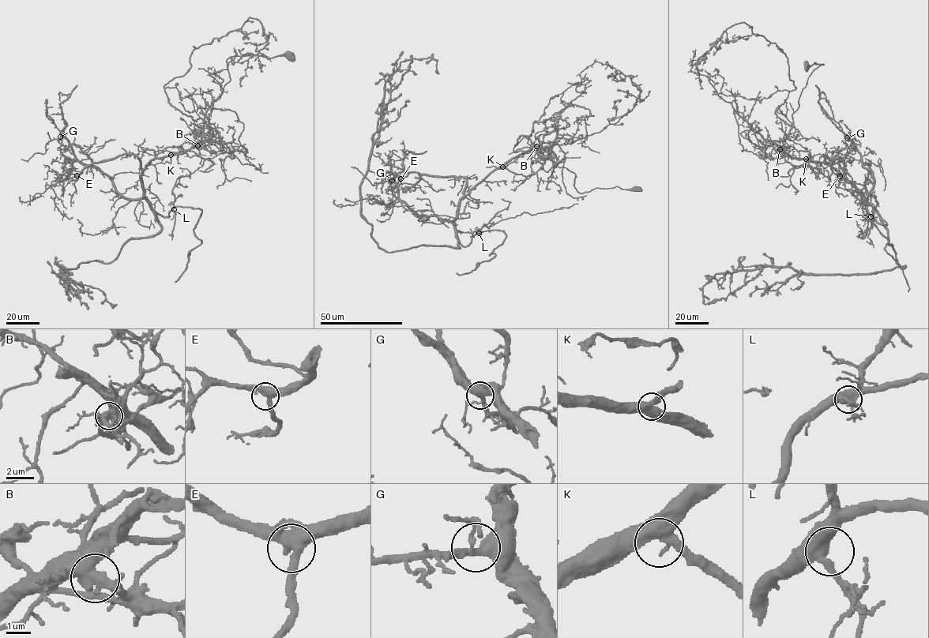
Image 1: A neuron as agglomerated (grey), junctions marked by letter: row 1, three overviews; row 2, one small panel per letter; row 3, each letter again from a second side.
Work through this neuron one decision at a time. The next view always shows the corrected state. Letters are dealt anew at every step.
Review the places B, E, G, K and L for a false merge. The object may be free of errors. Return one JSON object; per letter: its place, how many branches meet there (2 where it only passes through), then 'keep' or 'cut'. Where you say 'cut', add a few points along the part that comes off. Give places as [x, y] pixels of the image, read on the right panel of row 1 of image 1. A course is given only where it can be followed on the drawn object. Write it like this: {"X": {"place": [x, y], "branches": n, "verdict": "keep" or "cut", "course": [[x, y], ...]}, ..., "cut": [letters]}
{"B": {"place": [780, 149], "branches": 3, "verdict": "cut", "course": [[780, 149], [776, 141], [784, 139], [792, 125], [775, 113], [795, 88], [786, 55], [761, 35], [727, 41]]}, "E": {"place": [840, 176], "branches": 3, "verdict": "keep"}, "G": {"place": [847, 137], "branches": 3, "verdict": "keep"}, "K": {"place": [806, 159], "branches": 3, "verdict": "keep"}, "L": {"place": [870, 216], "branches": 3, "verdict": "keep"}, "cut": ["B"]}

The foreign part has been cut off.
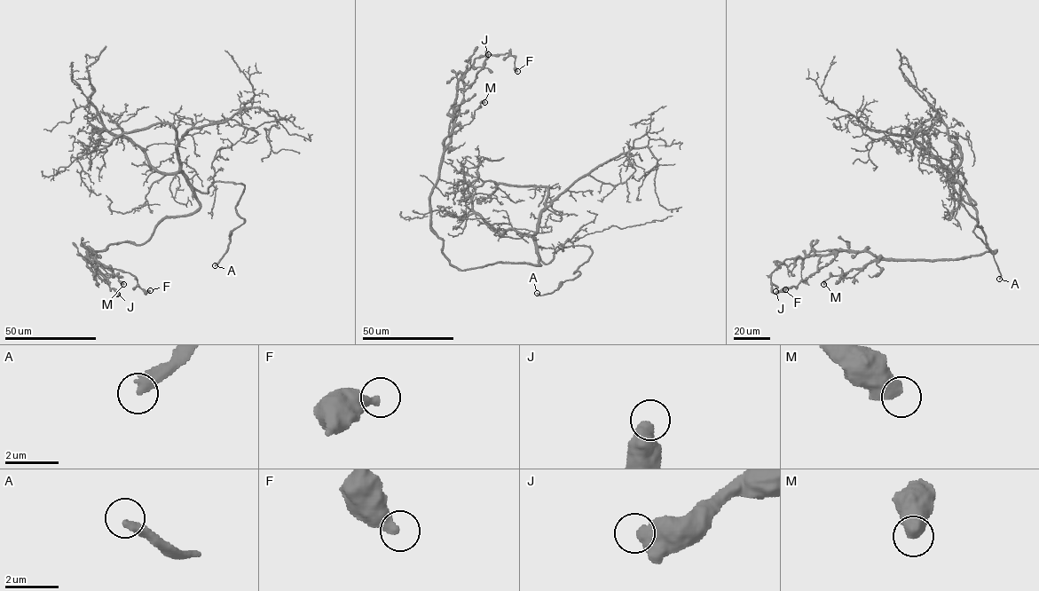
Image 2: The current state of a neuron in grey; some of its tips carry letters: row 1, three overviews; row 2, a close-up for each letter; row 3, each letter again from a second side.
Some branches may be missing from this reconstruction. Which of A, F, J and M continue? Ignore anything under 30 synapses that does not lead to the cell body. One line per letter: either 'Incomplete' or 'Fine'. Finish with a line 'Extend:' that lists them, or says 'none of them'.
A: Incomplete
F: Fine
J: Fine
M: Fine
Extend: A

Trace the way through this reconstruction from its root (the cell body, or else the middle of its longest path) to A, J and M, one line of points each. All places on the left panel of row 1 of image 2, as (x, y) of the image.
A: (160, 222), (198, 208), (193, 188), (208, 193), (216, 181), (244, 185), (235, 207), (244, 221), (215, 265)
J: (160, 222), (141, 244), (112, 243), (84, 256), (87, 258), (91, 251), (86, 252), (117, 294)
M: (160, 222), (141, 244), (112, 243), (84, 256), (106, 277), (116, 276), (123, 284)

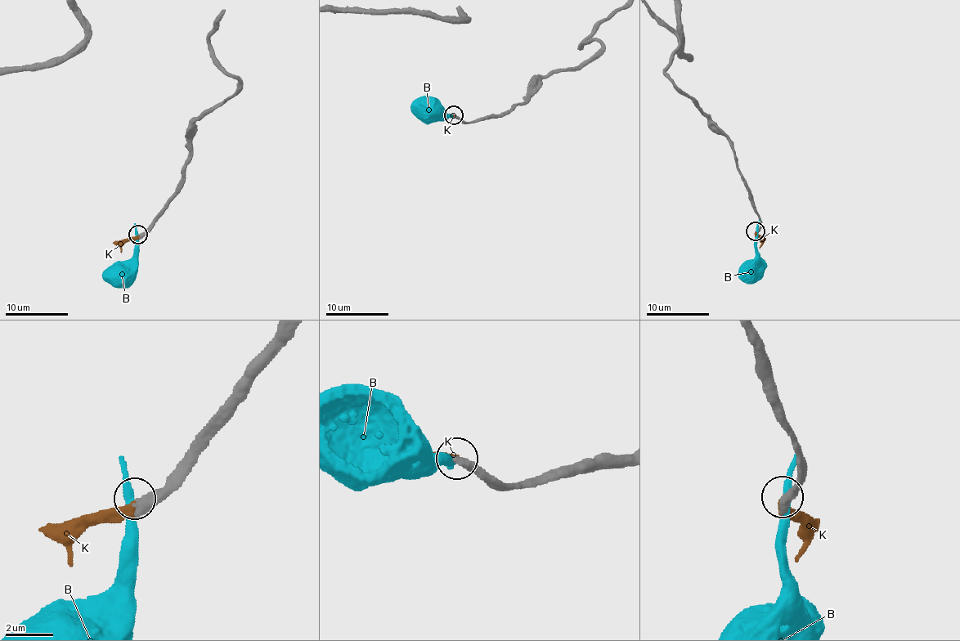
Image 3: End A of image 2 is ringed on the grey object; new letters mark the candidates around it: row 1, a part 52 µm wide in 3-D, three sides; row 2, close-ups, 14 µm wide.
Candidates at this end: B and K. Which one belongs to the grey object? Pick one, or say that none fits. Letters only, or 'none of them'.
K

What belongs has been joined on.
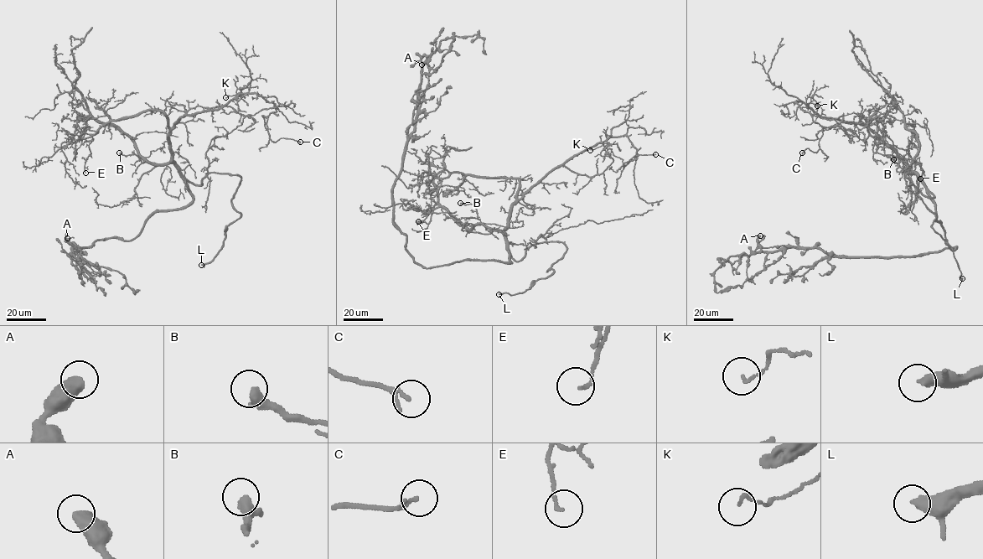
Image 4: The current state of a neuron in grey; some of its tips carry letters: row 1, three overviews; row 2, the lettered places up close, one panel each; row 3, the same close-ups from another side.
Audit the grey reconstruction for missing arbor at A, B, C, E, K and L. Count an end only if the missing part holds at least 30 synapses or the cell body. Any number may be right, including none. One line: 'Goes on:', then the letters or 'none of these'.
Goes on: L

